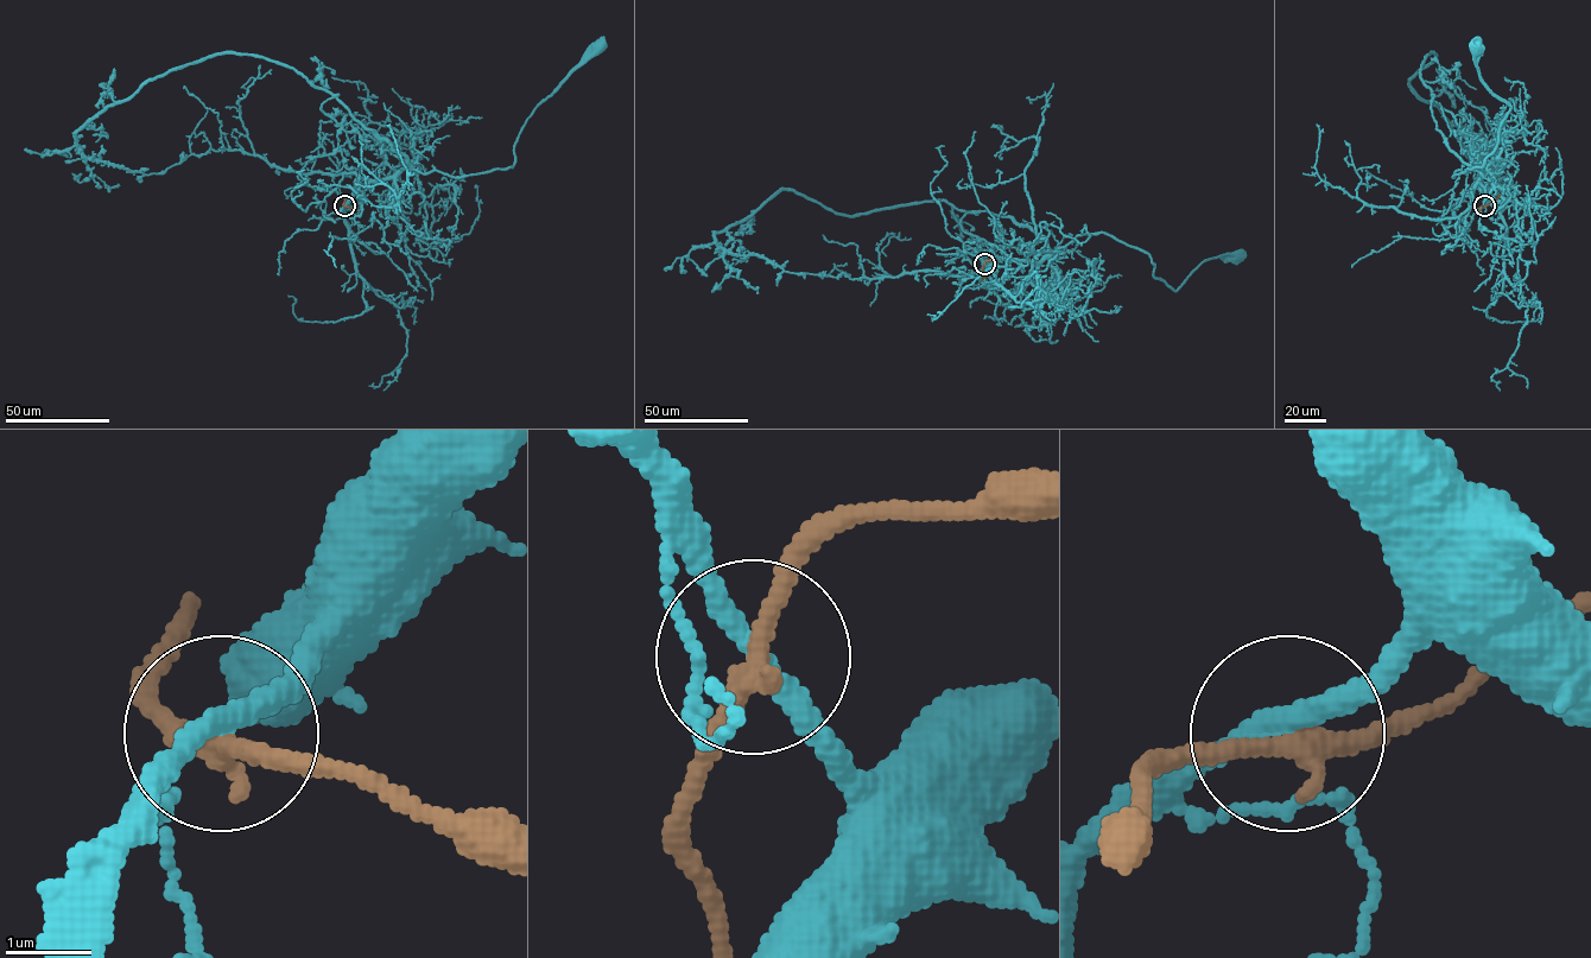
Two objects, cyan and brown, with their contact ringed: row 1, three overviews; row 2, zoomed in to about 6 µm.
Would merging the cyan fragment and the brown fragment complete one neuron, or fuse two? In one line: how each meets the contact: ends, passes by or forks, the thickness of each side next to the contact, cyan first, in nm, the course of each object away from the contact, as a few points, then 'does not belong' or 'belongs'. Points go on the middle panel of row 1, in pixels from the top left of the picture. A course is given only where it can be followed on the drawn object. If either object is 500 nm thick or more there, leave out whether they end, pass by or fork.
cyan passes by; brown passes by; calibres 260 and 240 nm; course cyan (984, 264), (1039, 261), (1078, 235), (1104, 233), (1145, 251), (1153, 276), (1176, 290), (1203, 261), (1236, 258); course brown (984, 264), (981, 279); belongs

